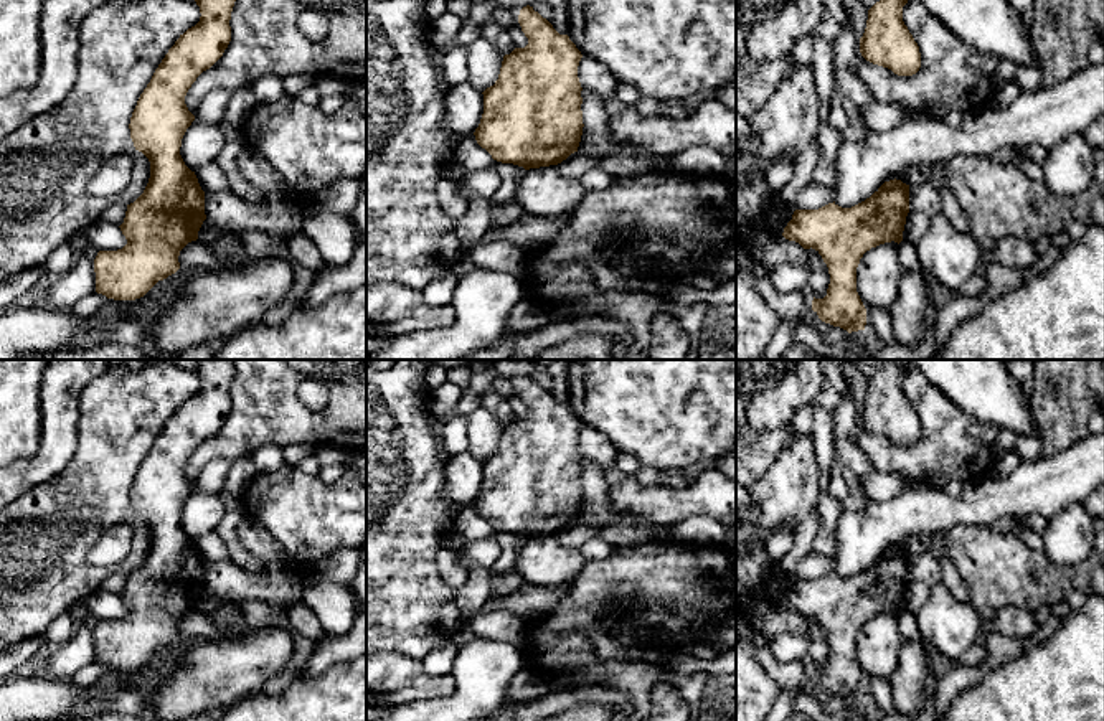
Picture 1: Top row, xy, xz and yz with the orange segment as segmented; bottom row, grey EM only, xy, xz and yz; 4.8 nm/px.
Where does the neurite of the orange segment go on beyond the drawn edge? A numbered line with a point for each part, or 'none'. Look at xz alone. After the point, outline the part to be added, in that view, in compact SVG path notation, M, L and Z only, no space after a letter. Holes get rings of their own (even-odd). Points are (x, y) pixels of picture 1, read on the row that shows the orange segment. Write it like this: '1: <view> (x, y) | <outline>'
none

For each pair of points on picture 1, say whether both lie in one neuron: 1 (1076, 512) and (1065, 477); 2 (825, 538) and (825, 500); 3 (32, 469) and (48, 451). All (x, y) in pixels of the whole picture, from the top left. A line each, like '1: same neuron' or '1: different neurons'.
1: different neurons
2: same neuron
3: same neuron

